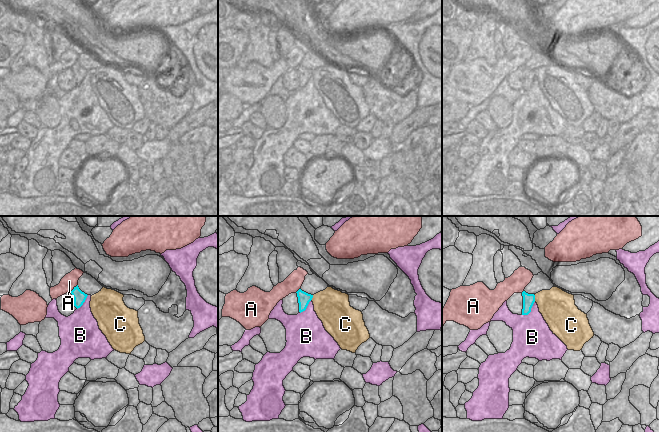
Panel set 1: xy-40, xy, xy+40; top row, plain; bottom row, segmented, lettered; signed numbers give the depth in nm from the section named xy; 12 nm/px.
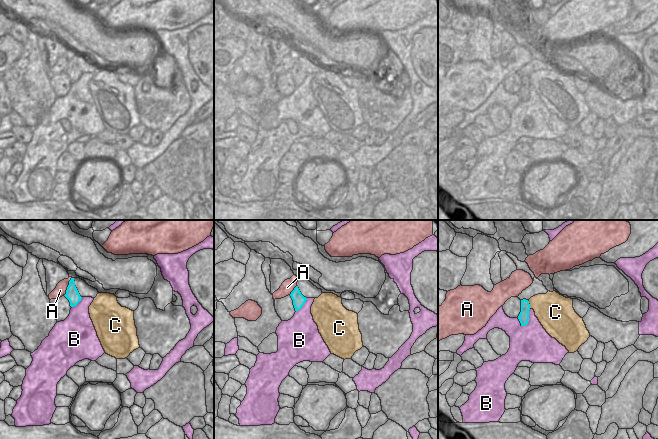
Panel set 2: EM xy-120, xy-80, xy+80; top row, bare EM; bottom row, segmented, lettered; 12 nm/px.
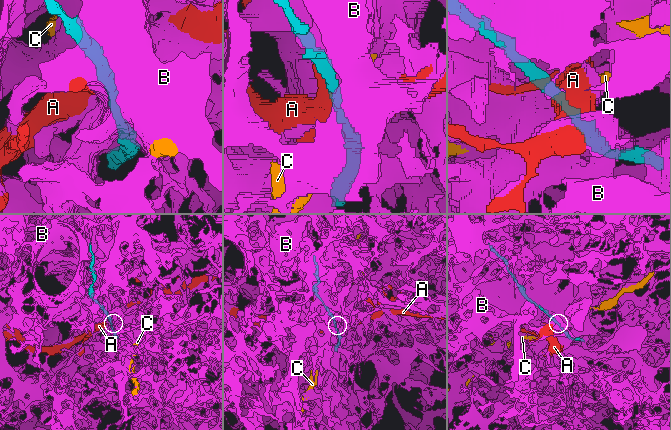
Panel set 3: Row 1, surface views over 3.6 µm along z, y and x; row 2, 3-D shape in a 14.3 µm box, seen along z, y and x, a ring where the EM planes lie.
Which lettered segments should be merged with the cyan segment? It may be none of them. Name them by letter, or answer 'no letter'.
no letter

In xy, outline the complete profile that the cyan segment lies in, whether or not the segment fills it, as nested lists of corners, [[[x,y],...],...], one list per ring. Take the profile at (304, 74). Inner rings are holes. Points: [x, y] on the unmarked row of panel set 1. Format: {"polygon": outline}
{"polygon": [[[299,65],[297,68],[297,73],[298,73],[298,79],[299,79],[299,88],[303,88],[306,86],[309,78],[312,76],[313,71],[308,70],[301,65]]]}

